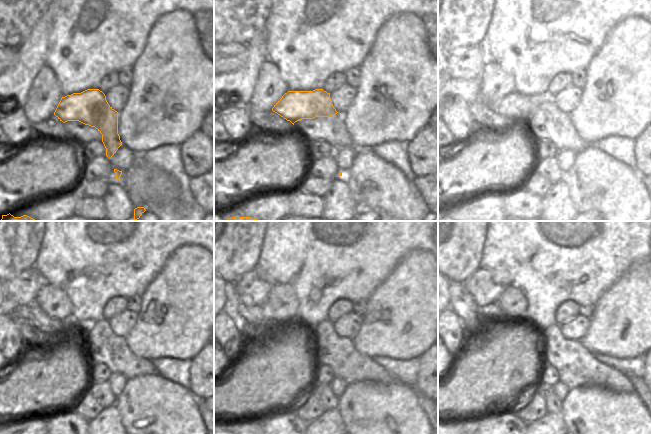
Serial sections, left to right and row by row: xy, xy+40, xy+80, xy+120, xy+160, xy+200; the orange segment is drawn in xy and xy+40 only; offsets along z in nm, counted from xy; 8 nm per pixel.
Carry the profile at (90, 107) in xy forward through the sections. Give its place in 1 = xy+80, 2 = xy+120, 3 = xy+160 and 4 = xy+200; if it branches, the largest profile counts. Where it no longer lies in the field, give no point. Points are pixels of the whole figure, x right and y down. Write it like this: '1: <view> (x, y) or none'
1: xy+80 (515, 105)
2: xy+120 (32, 313)
3: xy+160 (263, 314)
4: xy+200 (461, 301)

